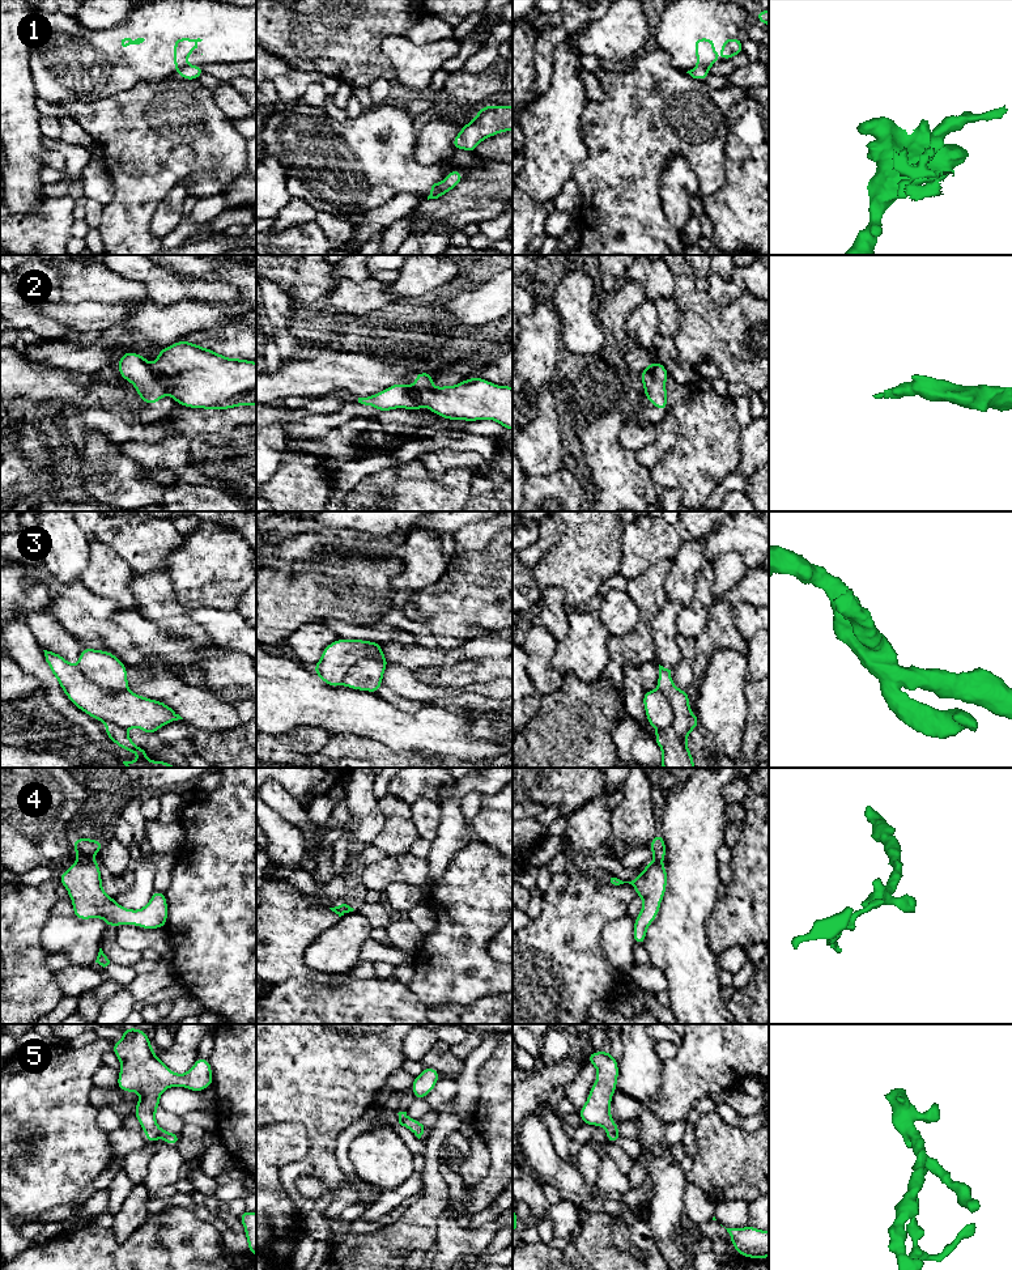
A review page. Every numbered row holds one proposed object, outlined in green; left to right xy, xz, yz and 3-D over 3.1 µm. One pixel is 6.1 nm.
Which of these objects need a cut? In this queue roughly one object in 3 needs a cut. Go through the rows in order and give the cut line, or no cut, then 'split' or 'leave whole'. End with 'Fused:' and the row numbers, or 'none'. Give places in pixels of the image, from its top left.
1: cut in xz along (438, 183), (447, 191); split
2: cut in xy along (149, 365), (165, 381), (170, 393); split
3: cut in xy along (77, 665), (103, 691), (127, 691); split
4: cut in xy along (92, 858), (79, 861); split
5: no cut; leave whole
Fused: 1, 2, 3, 4

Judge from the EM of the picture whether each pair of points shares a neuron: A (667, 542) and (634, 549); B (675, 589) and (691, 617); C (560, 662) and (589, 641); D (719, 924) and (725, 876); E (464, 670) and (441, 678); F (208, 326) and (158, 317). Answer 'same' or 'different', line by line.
A: same
B: different
C: same
D: different
E: same
F: same

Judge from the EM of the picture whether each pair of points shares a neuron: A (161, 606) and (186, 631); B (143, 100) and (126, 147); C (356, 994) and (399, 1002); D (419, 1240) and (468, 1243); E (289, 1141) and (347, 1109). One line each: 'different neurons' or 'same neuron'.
A: same neuron
B: same neuron
C: same neuron
D: different neurons
E: different neurons

